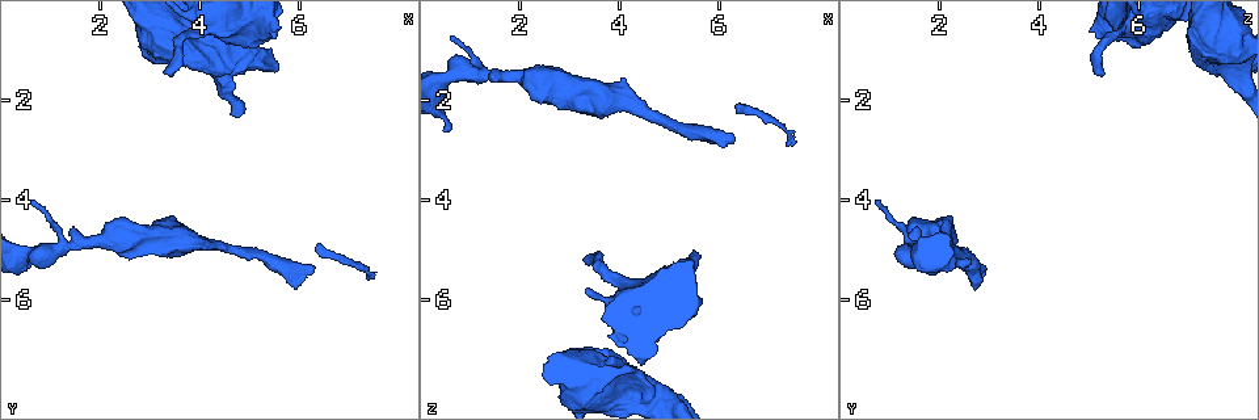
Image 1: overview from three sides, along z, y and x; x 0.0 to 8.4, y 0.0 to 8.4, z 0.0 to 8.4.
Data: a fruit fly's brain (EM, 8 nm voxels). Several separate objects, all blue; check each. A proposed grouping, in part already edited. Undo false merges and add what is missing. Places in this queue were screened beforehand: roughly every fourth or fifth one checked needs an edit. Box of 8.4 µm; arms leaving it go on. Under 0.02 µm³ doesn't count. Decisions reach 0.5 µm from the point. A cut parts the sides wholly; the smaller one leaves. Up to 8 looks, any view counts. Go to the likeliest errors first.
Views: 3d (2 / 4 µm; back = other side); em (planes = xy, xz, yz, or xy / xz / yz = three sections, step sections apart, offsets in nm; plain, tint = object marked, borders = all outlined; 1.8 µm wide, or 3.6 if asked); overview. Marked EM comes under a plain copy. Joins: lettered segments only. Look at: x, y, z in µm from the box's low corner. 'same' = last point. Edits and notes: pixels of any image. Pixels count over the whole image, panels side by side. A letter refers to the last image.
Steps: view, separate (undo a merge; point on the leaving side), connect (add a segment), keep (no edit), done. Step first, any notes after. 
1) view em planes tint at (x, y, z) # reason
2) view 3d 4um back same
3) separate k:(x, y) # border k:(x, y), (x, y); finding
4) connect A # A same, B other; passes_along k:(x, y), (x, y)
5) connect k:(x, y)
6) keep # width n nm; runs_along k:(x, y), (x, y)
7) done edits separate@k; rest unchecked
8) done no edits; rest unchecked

view em yz step 16 borders at (6.35, 5.30, 2.85) # an open end

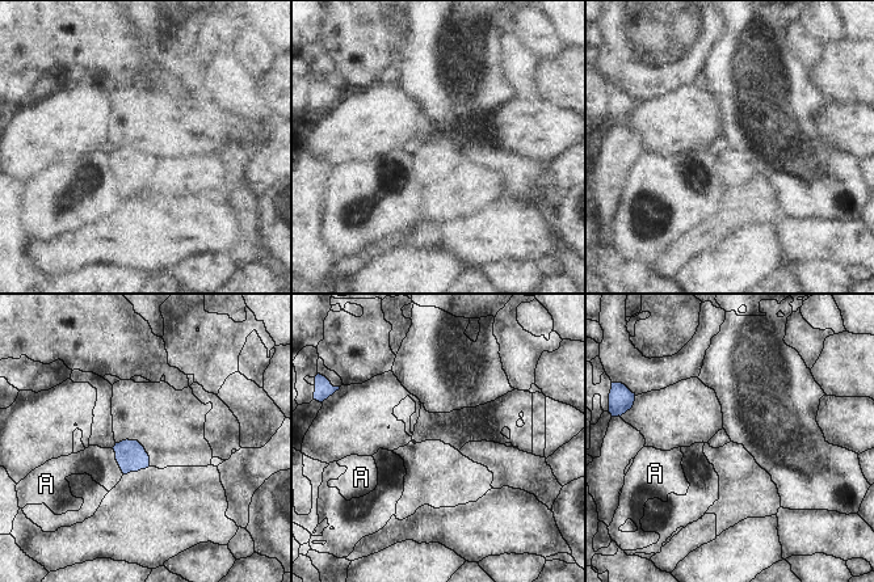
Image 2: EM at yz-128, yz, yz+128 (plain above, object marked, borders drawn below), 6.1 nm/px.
keep # A other; border 2:(112, 448), (116, 462), (124, 473); none of them fits

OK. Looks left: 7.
view em yz step 8 borders at (3.30, 1.45, 5.15) # free end

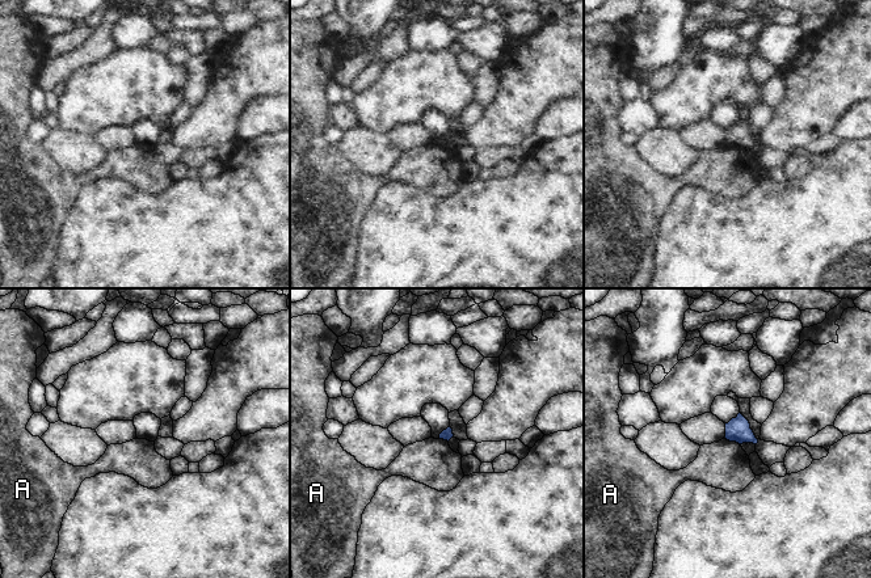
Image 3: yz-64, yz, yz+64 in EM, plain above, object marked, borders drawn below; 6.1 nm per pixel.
view em planes borders same # another direction

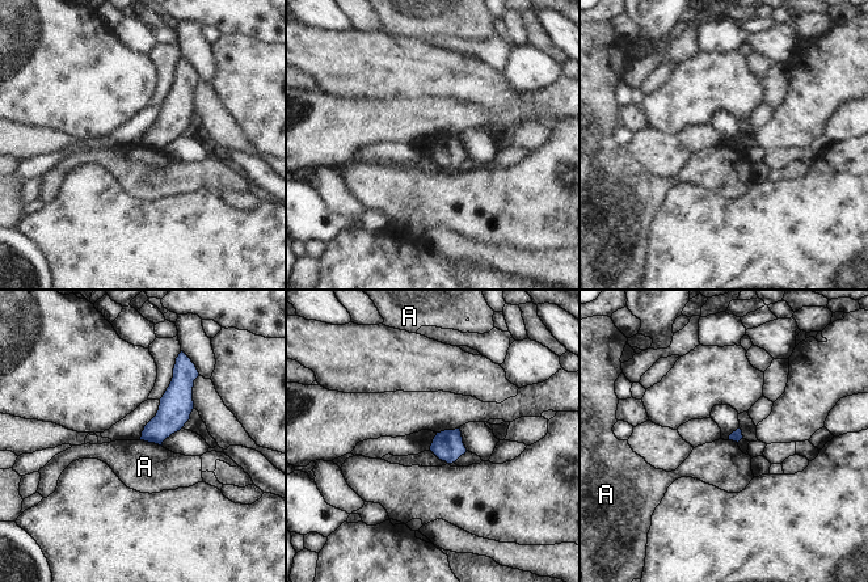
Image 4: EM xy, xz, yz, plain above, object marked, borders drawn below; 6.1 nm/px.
keep # longest_contact A 140 nm; A other; border 4:(140, 439), (161, 446); no lettered segment goes on from it

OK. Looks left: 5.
view em planes borders at (0.60, 5.30, 2.65) # branch stops here

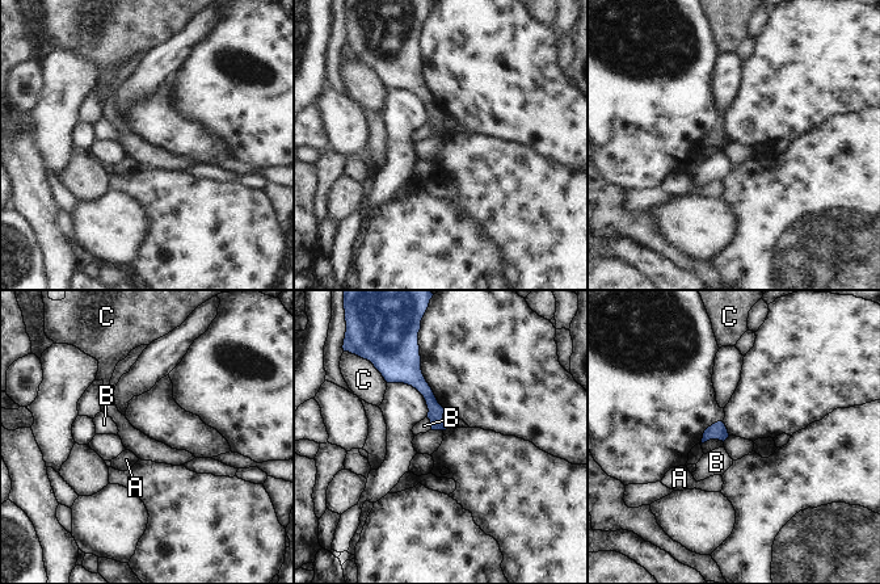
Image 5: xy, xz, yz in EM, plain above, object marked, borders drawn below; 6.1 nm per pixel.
keep # longest_contact B 90 nm; A other, B other, C other; no lettered segment goes on from it

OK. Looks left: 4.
done no edits; rest unchecked

